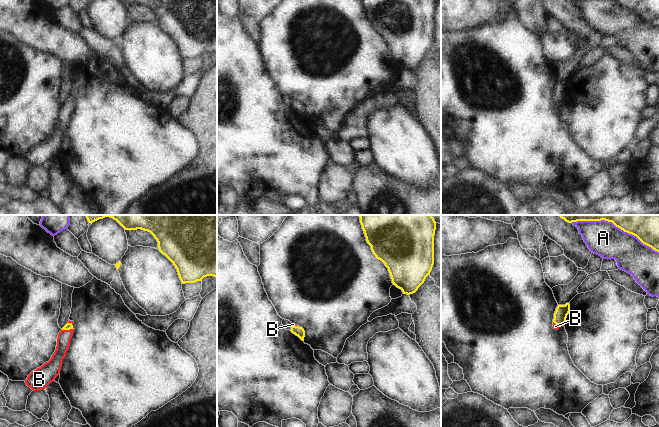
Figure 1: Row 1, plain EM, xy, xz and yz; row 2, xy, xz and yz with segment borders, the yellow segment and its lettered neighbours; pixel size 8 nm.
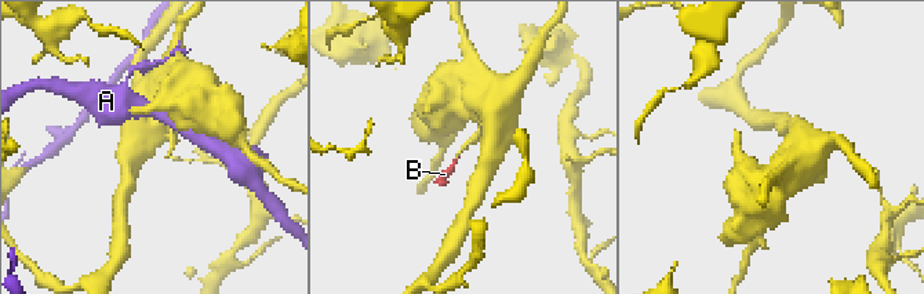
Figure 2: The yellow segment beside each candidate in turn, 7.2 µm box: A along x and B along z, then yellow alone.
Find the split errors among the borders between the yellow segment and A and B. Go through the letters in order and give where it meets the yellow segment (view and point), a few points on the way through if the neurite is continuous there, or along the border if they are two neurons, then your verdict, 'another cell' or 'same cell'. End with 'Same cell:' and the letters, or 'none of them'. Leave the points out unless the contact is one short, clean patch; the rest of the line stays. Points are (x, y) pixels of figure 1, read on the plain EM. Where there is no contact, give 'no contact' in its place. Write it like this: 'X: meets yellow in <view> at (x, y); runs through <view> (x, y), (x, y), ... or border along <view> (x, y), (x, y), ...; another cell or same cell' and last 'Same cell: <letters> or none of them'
A: meets yellow in yz at (636, 12); another cell
B: meets yellow in xy at (67, 105); runs through xy (68, 102), (67, 105), (63, 117); same cell
Same cell: B

